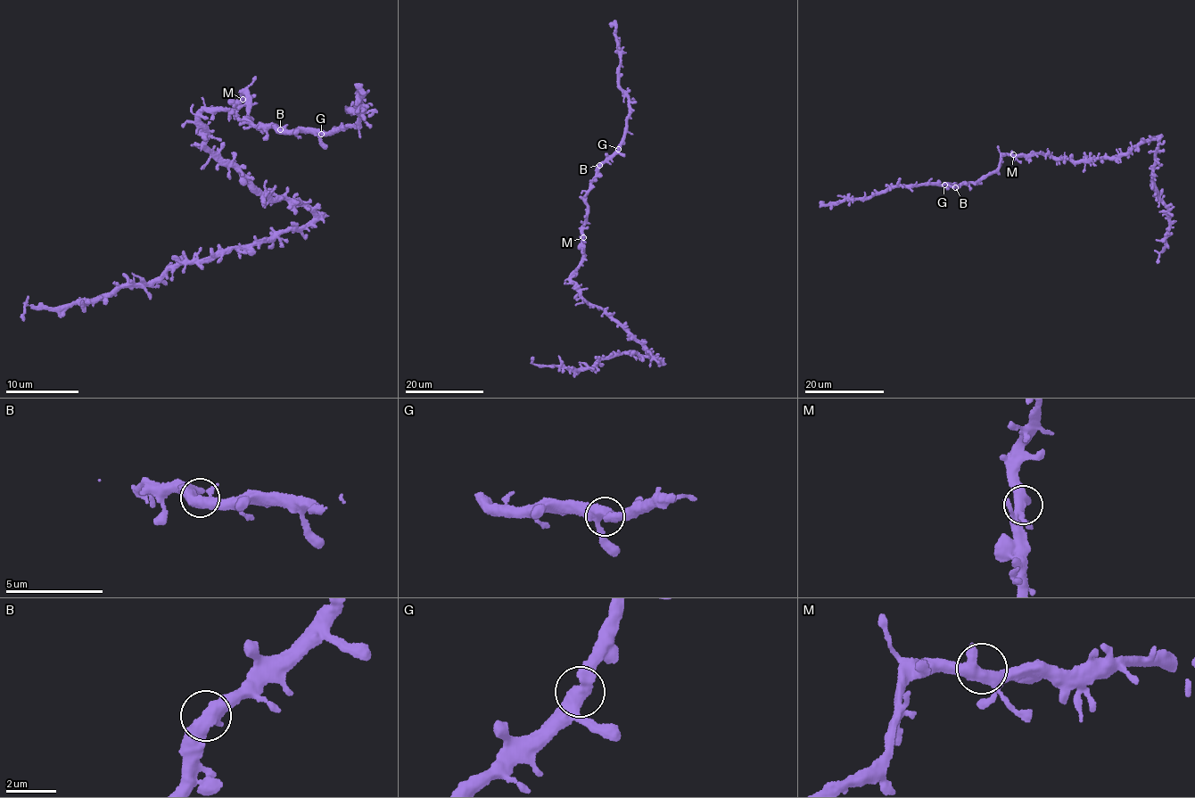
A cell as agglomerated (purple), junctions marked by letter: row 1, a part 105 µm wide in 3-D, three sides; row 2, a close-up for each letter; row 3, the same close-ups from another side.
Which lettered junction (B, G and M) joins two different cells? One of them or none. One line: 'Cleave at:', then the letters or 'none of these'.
Cleave at: none of these

